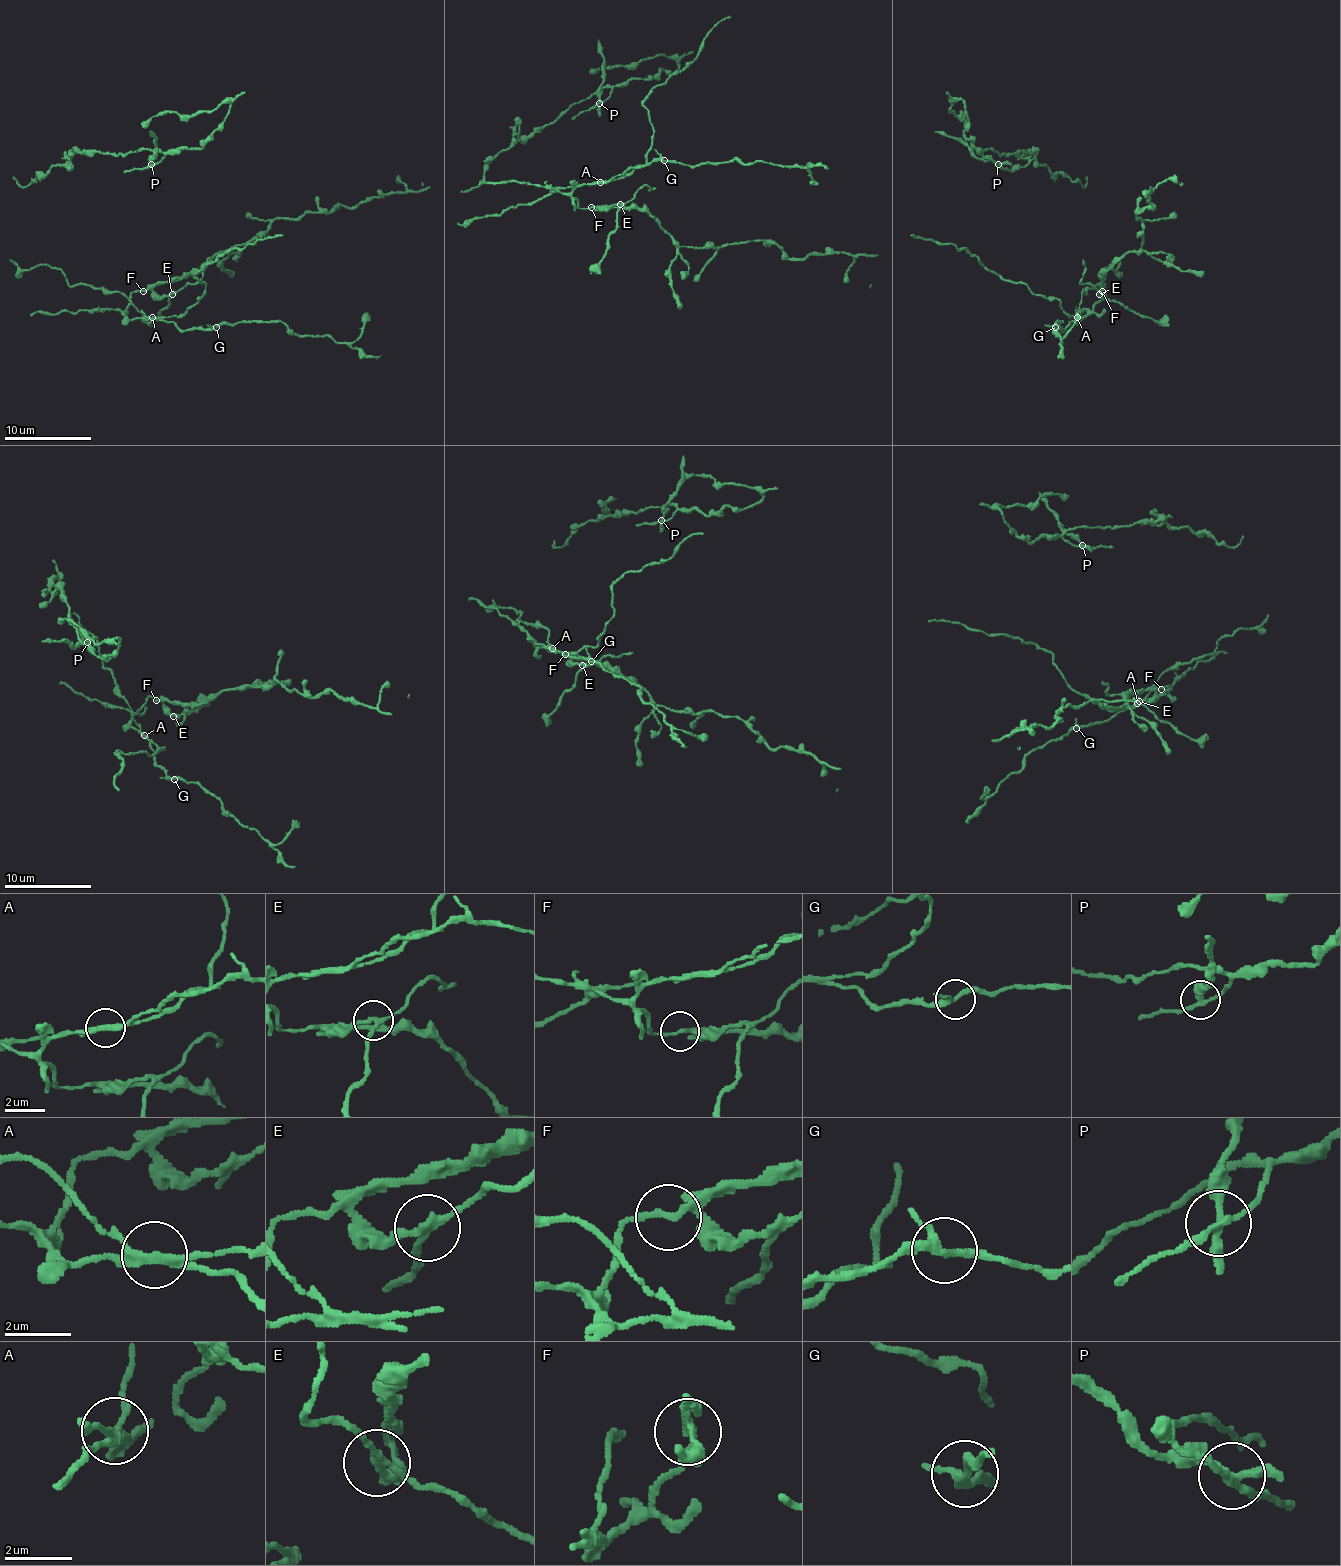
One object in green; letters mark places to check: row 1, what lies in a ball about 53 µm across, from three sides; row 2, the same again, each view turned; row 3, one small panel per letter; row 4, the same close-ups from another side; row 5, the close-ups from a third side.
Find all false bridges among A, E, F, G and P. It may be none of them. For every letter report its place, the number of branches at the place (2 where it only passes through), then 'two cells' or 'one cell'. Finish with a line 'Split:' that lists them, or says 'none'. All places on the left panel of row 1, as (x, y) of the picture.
A: at (152, 317); 3 branches meet; two cells
E: at (172, 294); 3 branches meet; two cells
F: at (143, 291); 3 branches meet; one cell
G: at (216, 327); 3 branches meet; one cell
P: at (151, 164); 4 branches meet; two cells
Split: A, E, P

